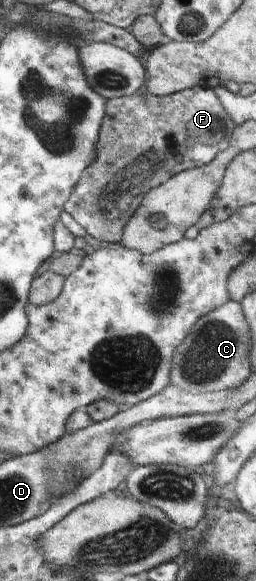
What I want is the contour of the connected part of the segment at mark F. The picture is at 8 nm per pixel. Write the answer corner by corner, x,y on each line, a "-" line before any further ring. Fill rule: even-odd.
193,86
188,90
164,96
150,96
142,89
131,96
107,99
105,118
101,122
99,140
95,146
95,162
83,170
69,200
63,204
63,211
67,212
87,235
108,243
121,243
123,228
138,210
143,196
175,174
204,166
214,160
219,152
229,146
235,126
211,88

